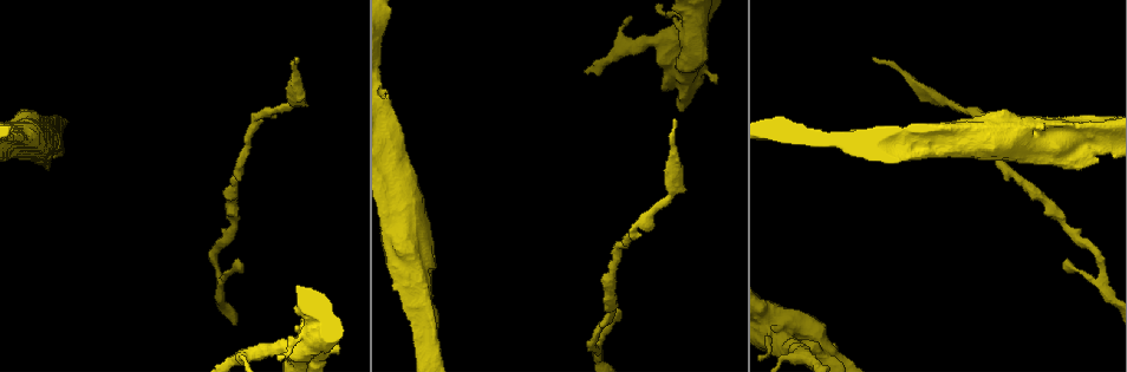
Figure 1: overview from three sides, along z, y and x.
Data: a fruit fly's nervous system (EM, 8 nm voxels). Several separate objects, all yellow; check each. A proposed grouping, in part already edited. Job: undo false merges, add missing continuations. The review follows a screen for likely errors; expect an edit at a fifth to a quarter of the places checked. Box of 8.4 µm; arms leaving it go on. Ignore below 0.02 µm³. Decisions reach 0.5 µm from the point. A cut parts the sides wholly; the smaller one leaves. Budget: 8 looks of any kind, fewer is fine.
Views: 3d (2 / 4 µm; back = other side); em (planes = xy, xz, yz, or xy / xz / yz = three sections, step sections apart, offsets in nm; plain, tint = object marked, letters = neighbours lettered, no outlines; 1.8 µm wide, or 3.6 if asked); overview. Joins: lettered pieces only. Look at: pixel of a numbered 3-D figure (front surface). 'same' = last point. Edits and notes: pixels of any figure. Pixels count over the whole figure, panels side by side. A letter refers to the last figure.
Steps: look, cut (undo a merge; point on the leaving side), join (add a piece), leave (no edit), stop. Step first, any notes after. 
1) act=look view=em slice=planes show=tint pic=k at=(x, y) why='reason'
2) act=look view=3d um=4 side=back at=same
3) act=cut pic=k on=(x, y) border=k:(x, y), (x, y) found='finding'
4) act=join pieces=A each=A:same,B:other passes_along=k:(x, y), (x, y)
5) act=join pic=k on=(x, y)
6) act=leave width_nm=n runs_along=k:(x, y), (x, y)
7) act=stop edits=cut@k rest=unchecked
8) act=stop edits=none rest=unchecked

act=look view=em um=3.6 slice=planes show=letters pic=1 at=(691, 63) why='touches itself'

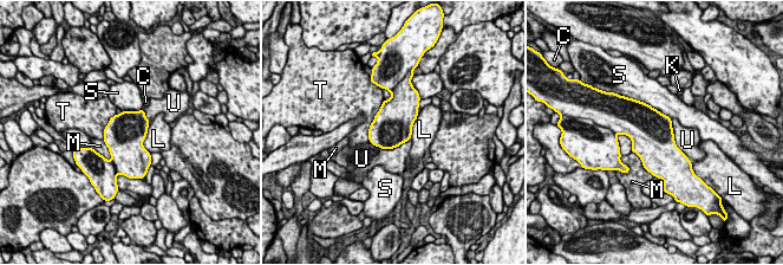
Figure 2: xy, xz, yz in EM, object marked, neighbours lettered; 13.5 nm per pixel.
act=cut pic=2 on=(100, 172) each=C:other,K:other,L:other,M:other,S:other,T:other,U:other found='two neurons meet here'

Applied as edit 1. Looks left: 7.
act=look view=em slice=yz step=8 show=tint pic=1 at=(1065, 260) why='free end'

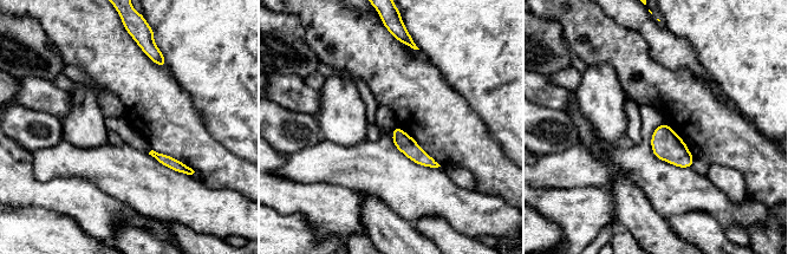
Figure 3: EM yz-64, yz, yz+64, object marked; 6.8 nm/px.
act=look view=em slice=planes show=letters at=same why='another direction'

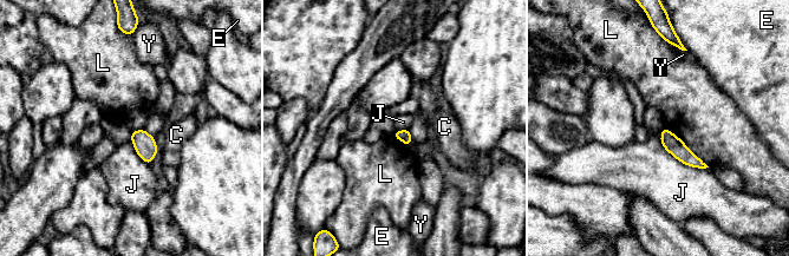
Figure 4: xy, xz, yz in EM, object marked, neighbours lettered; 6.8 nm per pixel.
act=leave each=C:other,E:other,J:other,L:other,Y:other border=4:(658, 139), (680, 162), (708, 168) found='none of them fits'

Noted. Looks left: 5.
act=look view=3d um=2 pic=1 at=(875, 58) why='an open end'

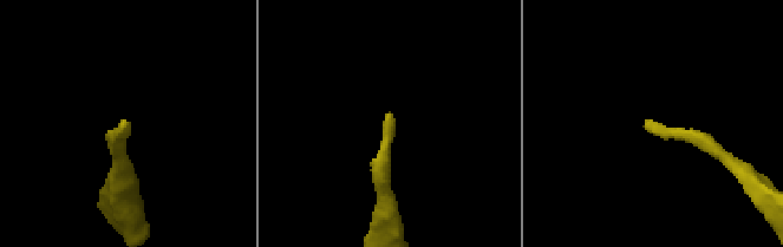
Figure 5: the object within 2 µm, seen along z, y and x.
act=look view=em slice=xy step=4 show=letters pic=5 at=(125, 123)

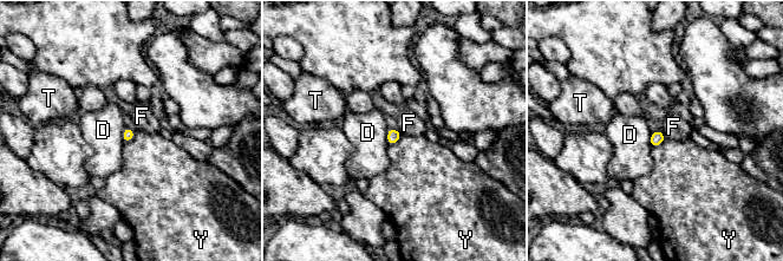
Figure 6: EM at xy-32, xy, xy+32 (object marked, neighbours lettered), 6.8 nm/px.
act=look view=em slice=planes show=letters at=same why='cut it another way'

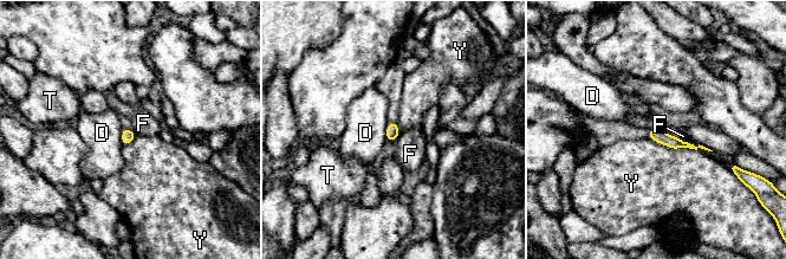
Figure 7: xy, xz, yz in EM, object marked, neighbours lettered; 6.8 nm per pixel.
act=leave width_nm=90 each=D:other,F:other,T:other,Y:other border=7:(679, 137), (712, 151) found='no lettered piece goes on from it'

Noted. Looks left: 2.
act=look view=em slice=xz step=8 show=letters pic=1 at=(1081, 169) why='stops while still wide'

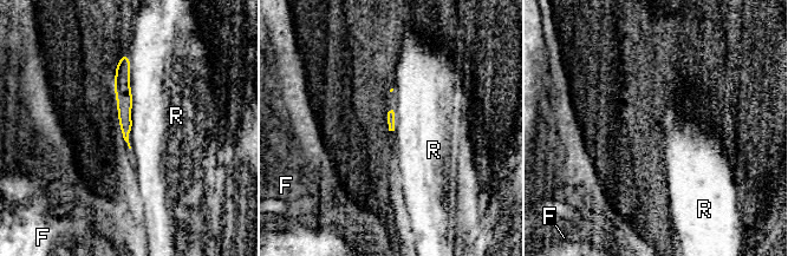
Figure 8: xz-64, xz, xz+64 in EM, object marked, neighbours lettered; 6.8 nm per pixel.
act=look view=em slice=planes show=letters at=same

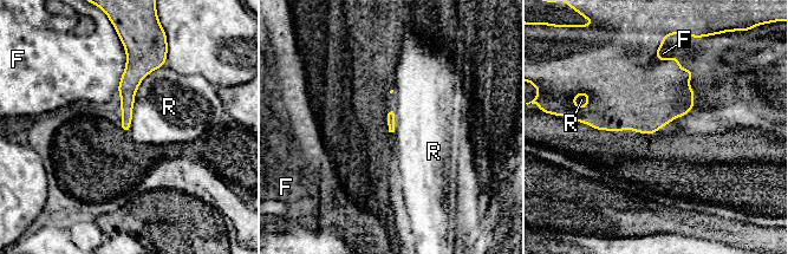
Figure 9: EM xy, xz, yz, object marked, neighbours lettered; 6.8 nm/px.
act=leave each=F:other,R:other runs_along=9:(132, 60), (127, 129) found='none of them fits'

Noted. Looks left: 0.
act=stop edits=cut@2 rest=unchecked

